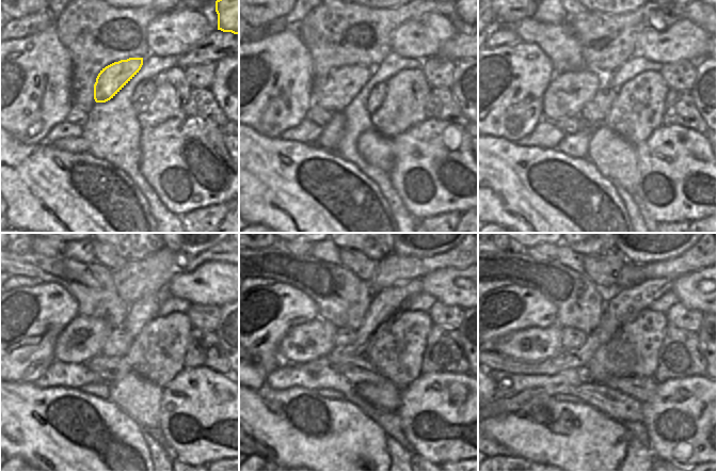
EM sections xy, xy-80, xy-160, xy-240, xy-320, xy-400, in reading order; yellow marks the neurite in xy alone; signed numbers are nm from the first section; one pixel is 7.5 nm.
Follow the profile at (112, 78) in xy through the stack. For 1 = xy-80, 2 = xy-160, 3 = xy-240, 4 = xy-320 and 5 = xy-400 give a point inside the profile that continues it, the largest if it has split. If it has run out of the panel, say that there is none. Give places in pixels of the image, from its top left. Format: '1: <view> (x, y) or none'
1: xy-80 (343, 83)
2: xy-160 (567, 94)
3: xy-240 (81, 340)
4: xy-320 (315, 340)
5: xy-400 (531, 345)

